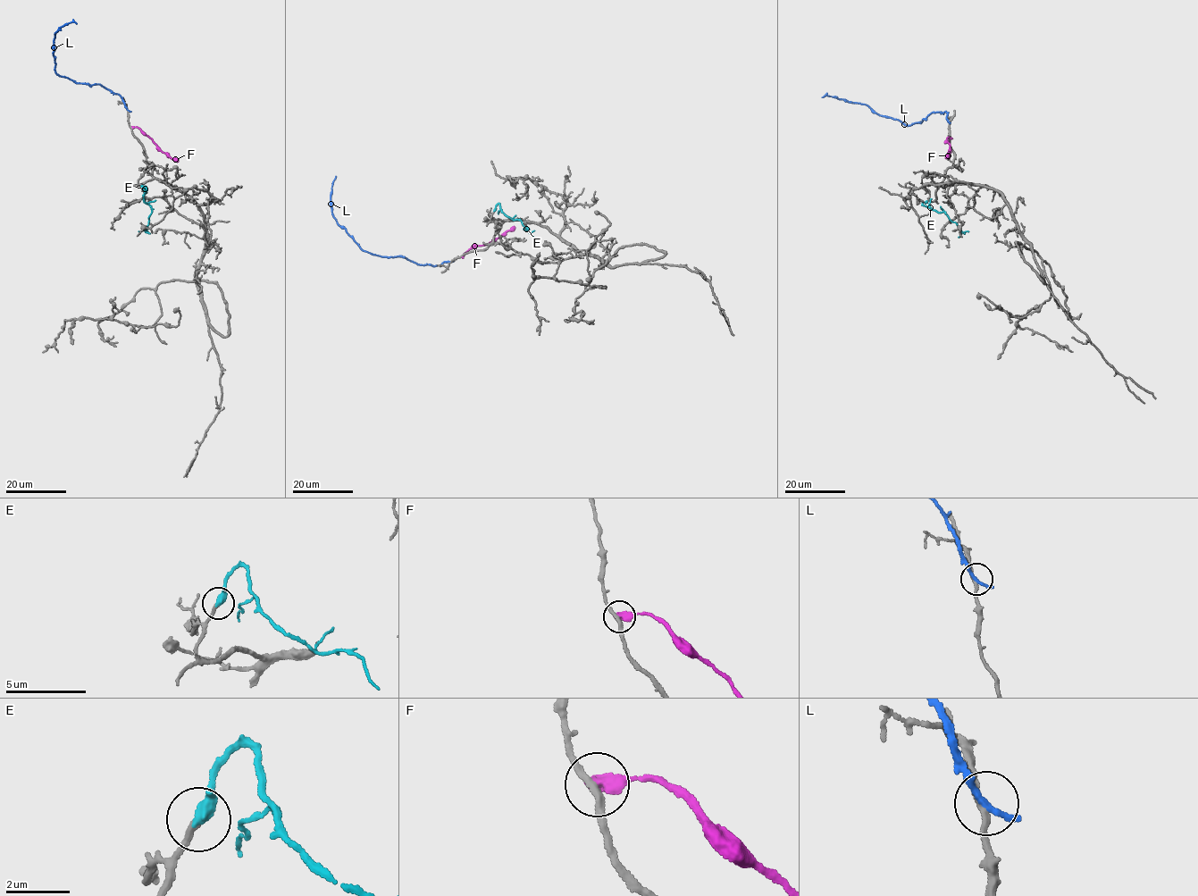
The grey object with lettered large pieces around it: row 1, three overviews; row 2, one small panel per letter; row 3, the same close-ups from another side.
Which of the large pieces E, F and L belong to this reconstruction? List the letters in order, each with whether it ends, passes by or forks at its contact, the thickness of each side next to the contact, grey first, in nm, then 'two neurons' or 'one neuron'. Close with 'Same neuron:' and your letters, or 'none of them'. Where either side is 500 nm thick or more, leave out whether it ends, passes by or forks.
E: it ends | 200/440 nm | one neuron
F: it ends | 220/480 nm | two neurons
L: it ends | 200/260 nm | two neurons
Same neuron: E

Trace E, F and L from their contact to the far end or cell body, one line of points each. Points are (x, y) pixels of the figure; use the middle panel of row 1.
E: (494, 210), (498, 204), (501, 212), (513, 220), (520, 220), (529, 231), (534, 230)
F: (463, 255), (471, 248), (494, 241), (515, 226)
L: (450, 262), (435, 266), (423, 265), (404, 256), (381, 256), (361, 249), (332, 213), (330, 196), (336, 176)

